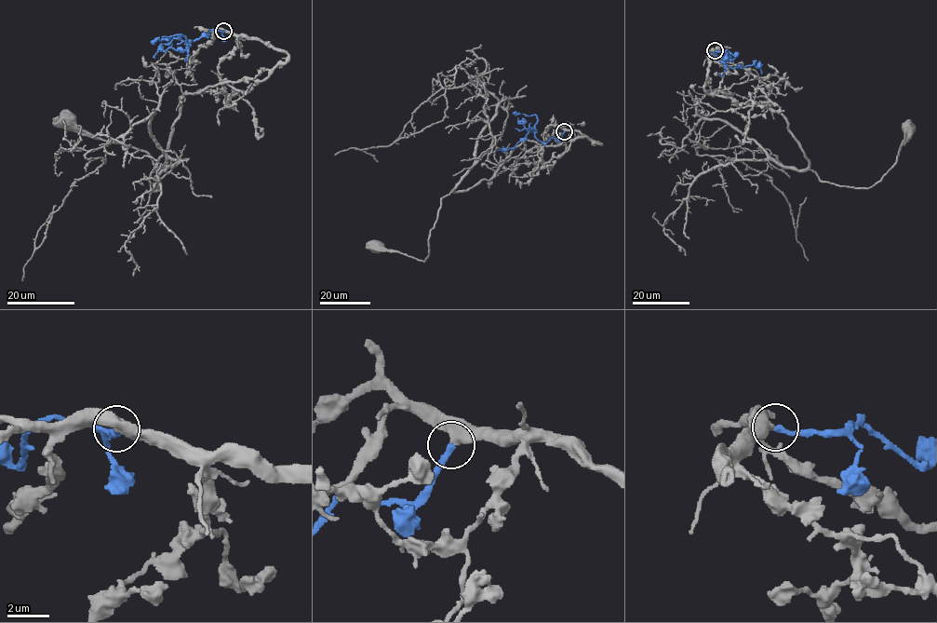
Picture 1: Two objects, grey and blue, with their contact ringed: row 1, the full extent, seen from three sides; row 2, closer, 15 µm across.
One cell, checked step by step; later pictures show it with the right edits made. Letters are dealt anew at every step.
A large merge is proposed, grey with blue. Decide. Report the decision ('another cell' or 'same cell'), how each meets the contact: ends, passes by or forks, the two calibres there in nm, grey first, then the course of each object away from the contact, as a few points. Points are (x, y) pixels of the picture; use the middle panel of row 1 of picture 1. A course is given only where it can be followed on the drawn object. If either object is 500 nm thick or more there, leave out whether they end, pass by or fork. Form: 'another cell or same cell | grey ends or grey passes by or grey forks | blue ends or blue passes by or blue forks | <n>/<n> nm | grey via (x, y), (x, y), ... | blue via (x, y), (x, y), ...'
same cell | grey passes by | blue ends | 440/280 nm | grey via (564, 131), (601, 143), (523, 141), (488, 180), (442, 197), (426, 259), (379, 244) | blue via (564, 131), (559, 138), (552, 138), (542, 143), (531, 130), (514, 148), (497, 150)

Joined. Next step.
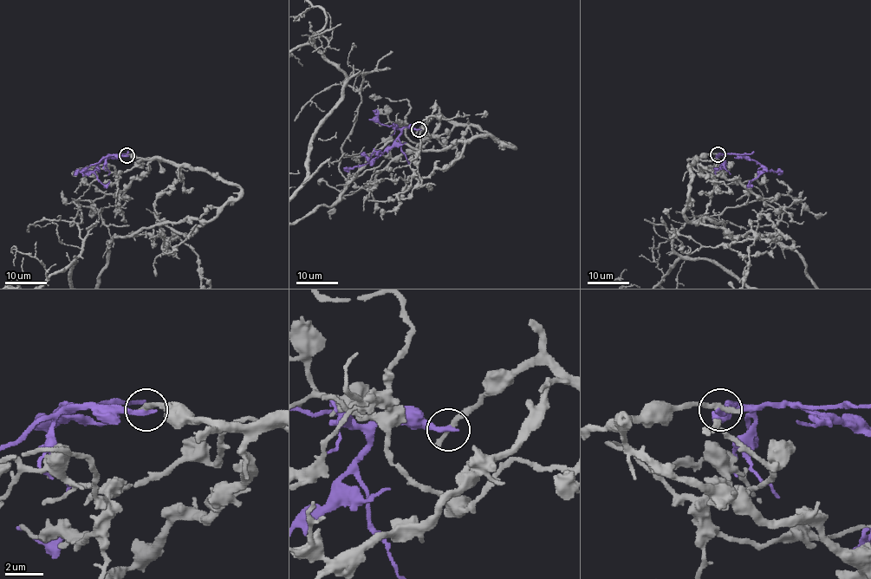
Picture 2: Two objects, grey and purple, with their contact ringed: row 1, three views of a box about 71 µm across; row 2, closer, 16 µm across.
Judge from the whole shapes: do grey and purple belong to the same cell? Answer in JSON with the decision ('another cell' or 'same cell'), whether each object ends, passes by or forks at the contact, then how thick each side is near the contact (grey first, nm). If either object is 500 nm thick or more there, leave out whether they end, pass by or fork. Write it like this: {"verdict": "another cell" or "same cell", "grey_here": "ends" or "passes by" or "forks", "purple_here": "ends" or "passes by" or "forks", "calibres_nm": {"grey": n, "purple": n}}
{"verdict": "another cell", "grey_here": "ends", "purple_here": "ends", "calibres_nm": {"grey": 360, "purple": 280}}

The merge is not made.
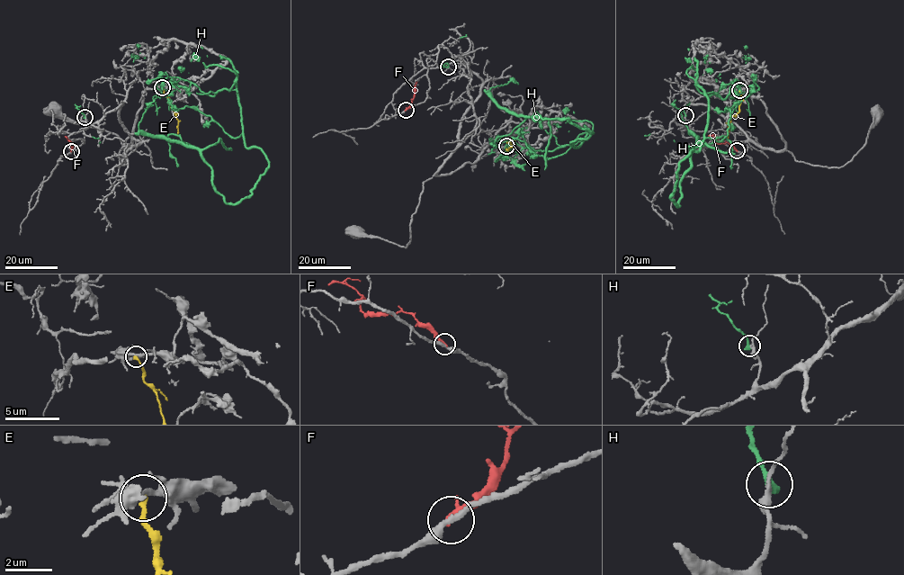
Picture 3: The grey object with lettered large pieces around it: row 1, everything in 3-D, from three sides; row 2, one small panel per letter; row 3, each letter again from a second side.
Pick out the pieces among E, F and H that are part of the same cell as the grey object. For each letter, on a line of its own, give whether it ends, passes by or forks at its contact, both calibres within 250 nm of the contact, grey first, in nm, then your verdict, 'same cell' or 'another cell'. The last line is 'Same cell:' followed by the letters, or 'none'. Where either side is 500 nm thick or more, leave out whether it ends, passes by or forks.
E: it ends | 200/240 nm | another cell
F: it passes by | 280/160 nm | another cell
H: it ends | 240/340 nm | another cell
Same cell: none

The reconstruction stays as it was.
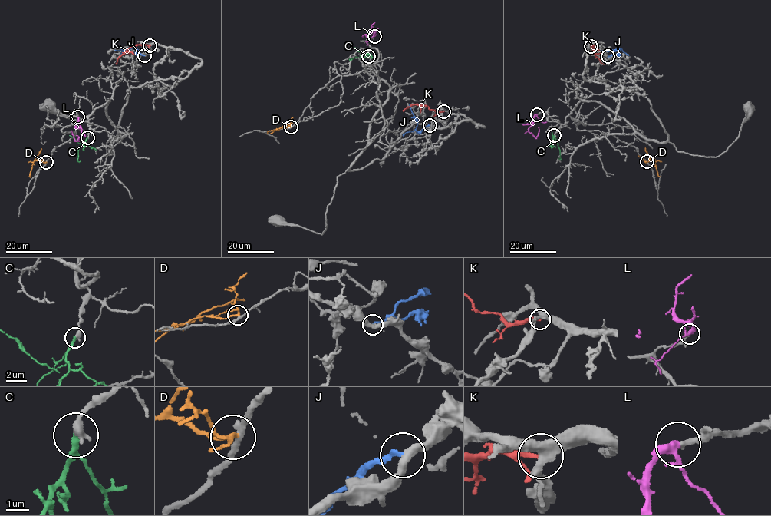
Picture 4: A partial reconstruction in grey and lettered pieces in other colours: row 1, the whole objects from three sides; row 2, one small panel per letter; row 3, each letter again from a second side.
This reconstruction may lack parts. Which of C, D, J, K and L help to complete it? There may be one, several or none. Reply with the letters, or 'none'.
C, L

